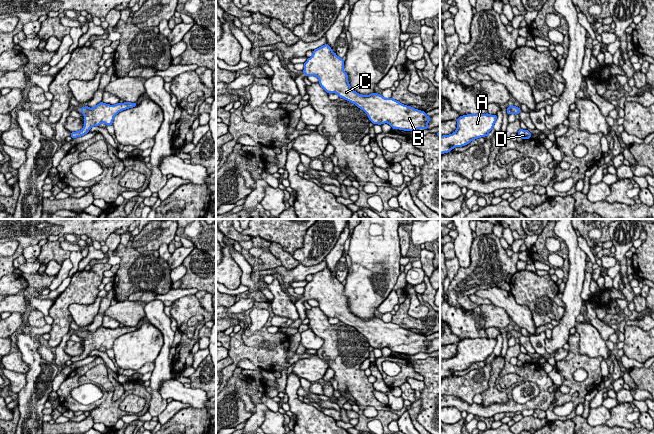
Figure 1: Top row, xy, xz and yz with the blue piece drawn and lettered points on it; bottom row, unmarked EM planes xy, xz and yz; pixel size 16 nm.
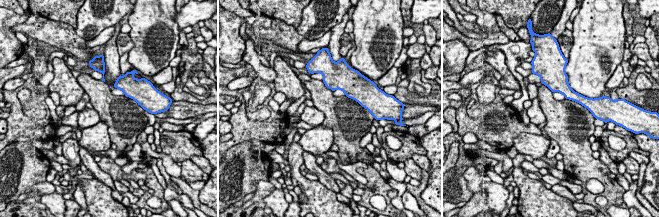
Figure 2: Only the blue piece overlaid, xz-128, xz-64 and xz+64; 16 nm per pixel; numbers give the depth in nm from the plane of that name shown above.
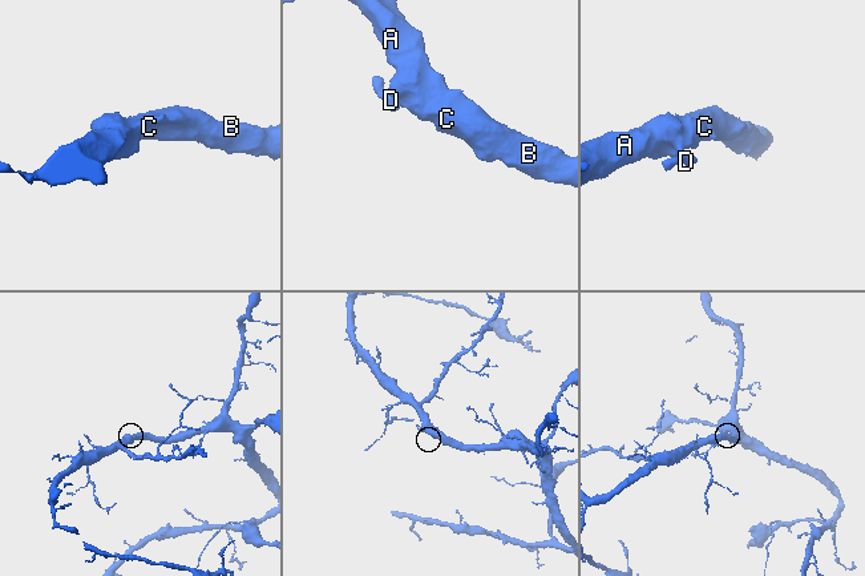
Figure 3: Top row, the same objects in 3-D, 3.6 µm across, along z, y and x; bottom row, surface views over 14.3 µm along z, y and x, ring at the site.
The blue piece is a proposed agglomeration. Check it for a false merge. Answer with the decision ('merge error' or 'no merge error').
no merge error

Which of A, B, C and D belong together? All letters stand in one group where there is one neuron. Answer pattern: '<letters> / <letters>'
A B C D

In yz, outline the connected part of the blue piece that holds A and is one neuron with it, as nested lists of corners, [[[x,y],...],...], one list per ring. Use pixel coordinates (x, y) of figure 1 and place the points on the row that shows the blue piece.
[[[467,114],[460,116],[457,121],[457,129],[450,135],[440,137],[440,154],[448,153],[455,147],[462,147],[472,140],[489,135],[493,129],[497,115]]]

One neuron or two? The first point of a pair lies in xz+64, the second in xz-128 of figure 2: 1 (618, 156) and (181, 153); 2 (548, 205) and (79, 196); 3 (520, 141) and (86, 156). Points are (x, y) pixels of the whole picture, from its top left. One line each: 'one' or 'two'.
1: one
2: two
3: two

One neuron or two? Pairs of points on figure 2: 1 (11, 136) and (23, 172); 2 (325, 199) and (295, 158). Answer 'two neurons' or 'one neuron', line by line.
1: two neurons
2: one neuron

